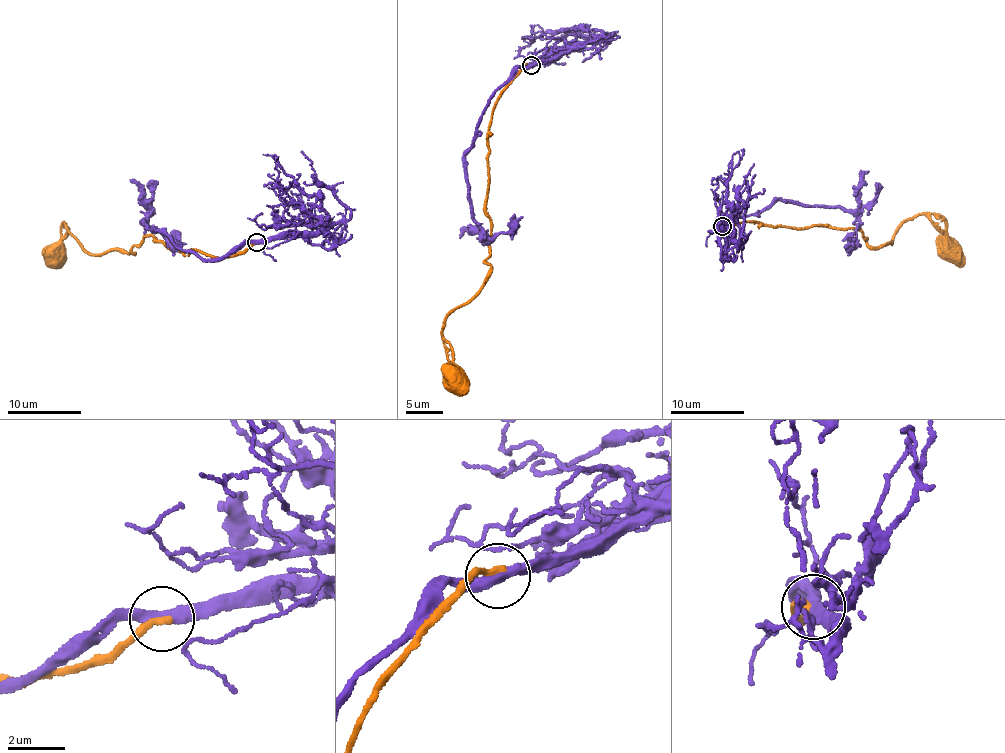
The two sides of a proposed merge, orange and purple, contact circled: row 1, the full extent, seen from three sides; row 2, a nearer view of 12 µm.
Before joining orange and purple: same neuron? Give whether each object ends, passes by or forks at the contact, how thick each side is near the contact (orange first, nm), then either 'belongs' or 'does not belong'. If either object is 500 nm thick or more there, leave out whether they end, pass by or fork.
orange ends | purple passes by | 240/400 nm | belongs

